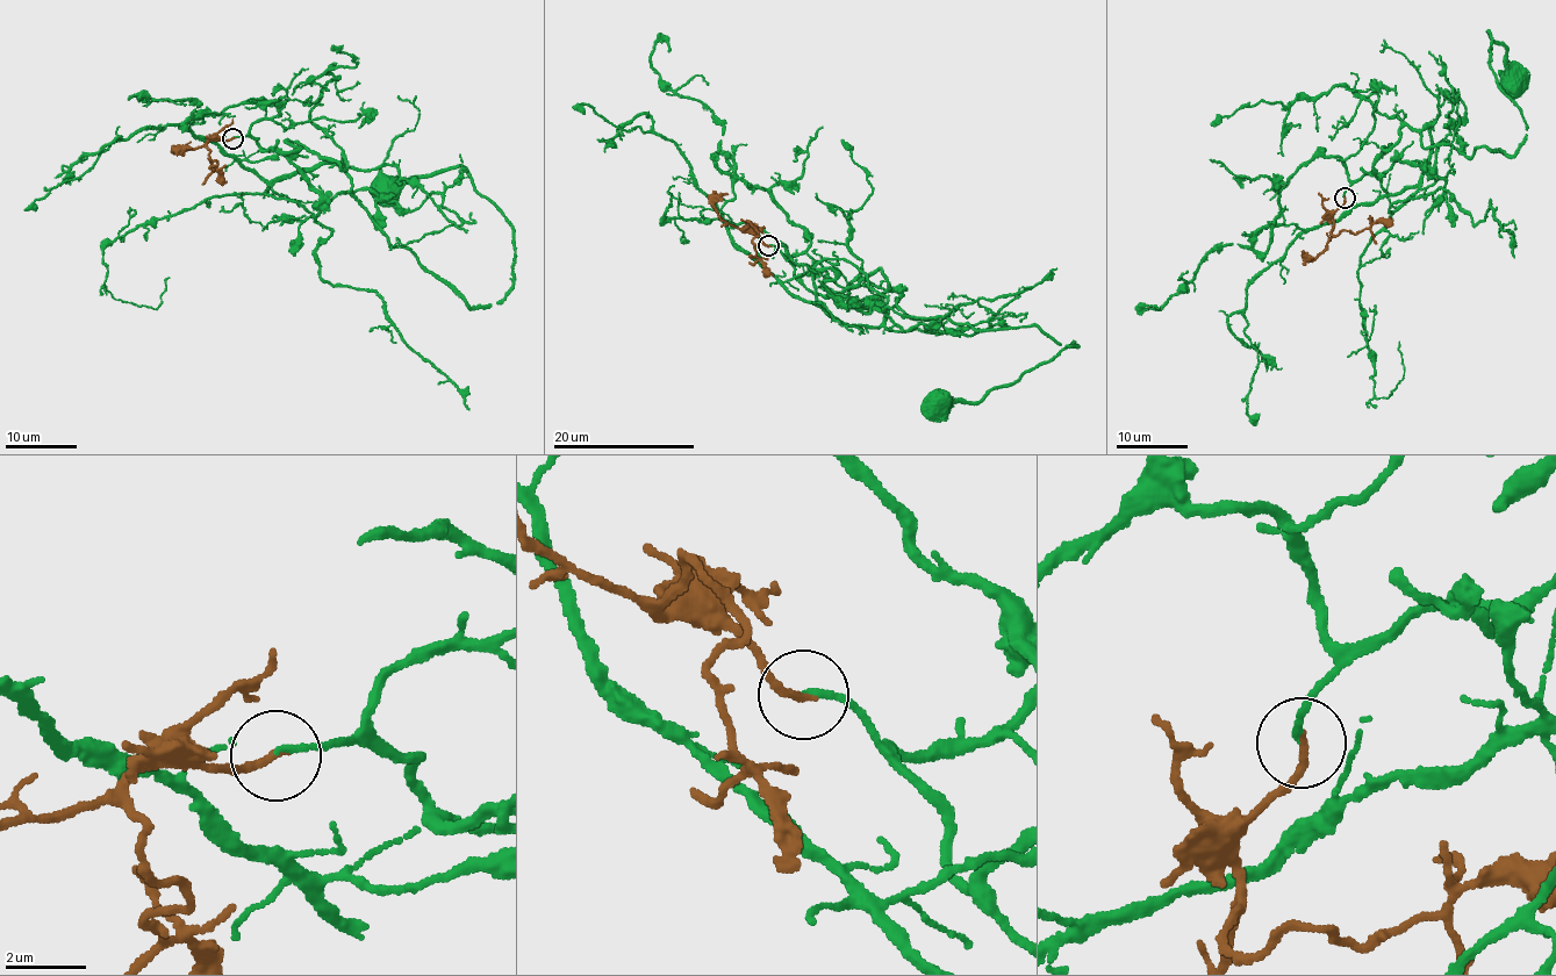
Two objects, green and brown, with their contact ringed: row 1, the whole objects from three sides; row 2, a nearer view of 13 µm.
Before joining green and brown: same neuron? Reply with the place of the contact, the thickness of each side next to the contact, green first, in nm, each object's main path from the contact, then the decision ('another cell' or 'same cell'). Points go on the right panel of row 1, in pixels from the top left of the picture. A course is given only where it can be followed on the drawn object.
place (1345, 198); calibres 150 and 200 nm; course green (1345, 198), (1395, 159), (1432, 167), (1445, 124), (1469, 157), (1511, 156), (1526, 130), (1489, 31), (1513, 81); course brown (1345, 198), (1332, 219), (1332, 234), (1360, 234), (1392, 219); same cell

